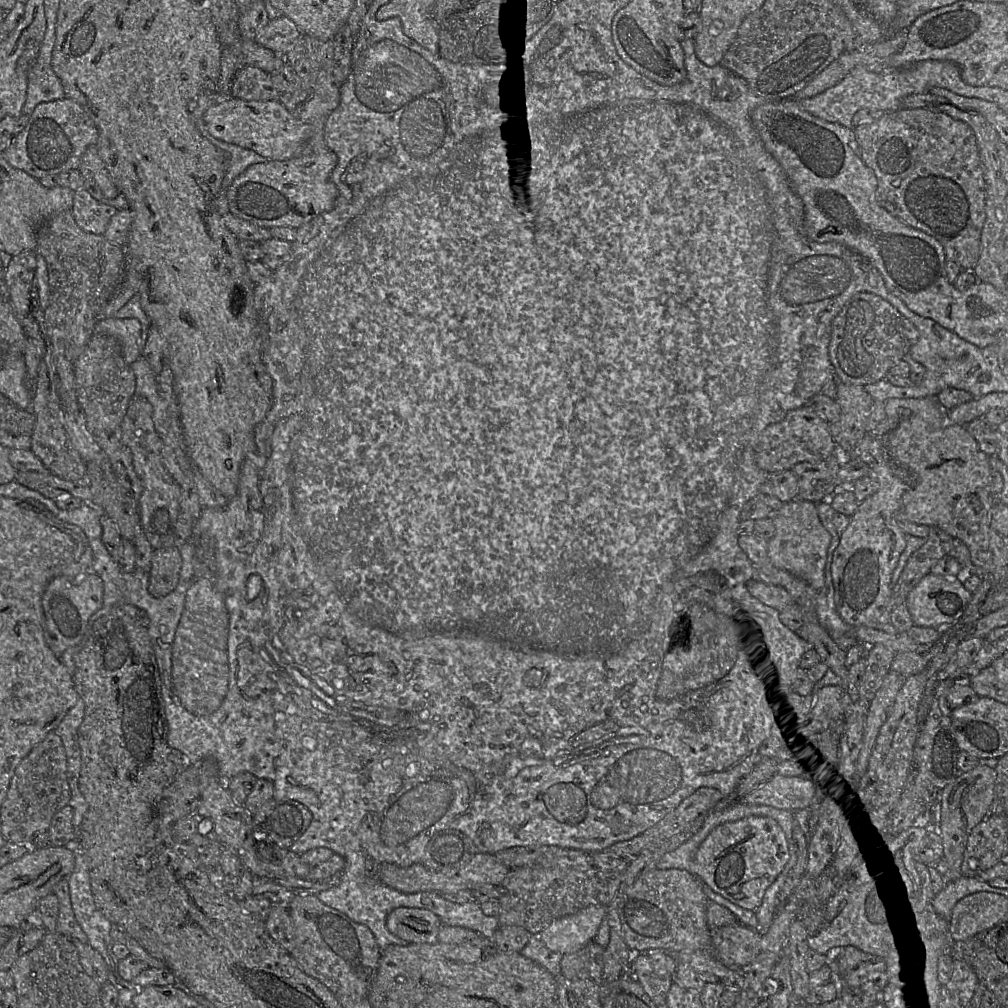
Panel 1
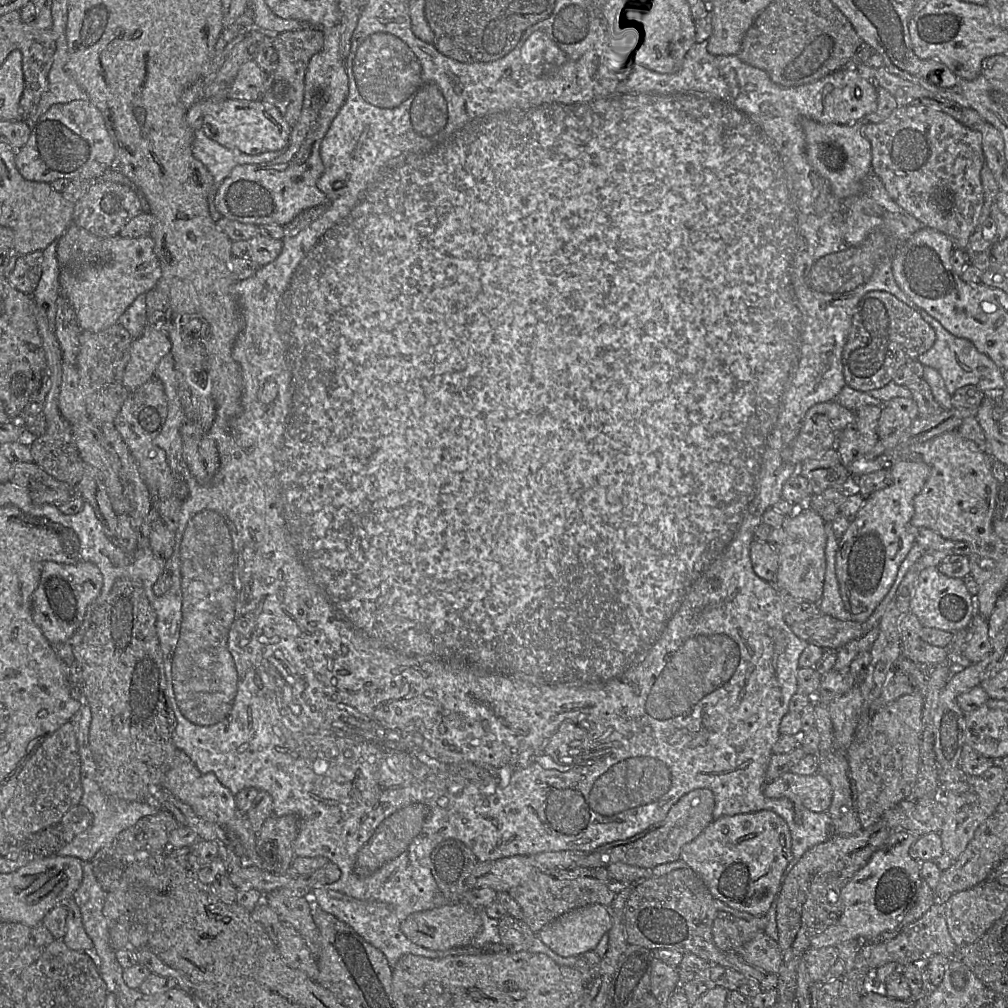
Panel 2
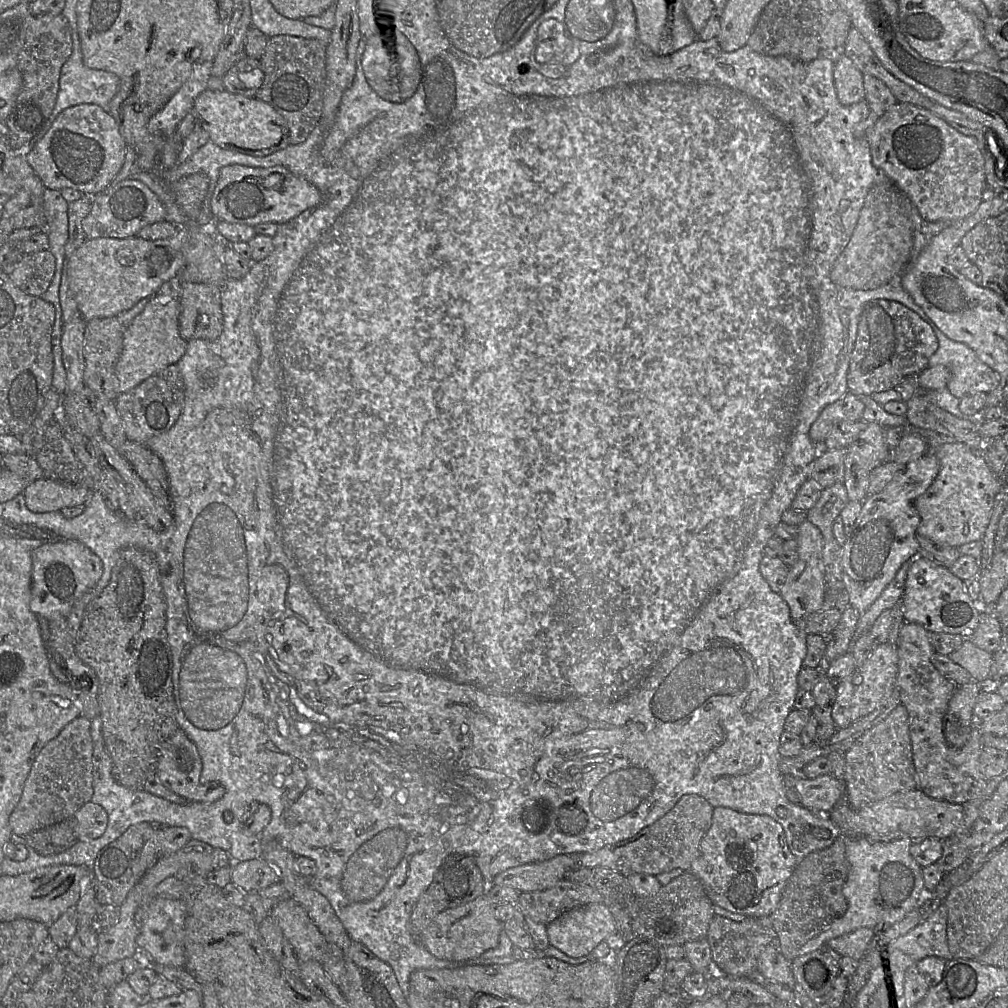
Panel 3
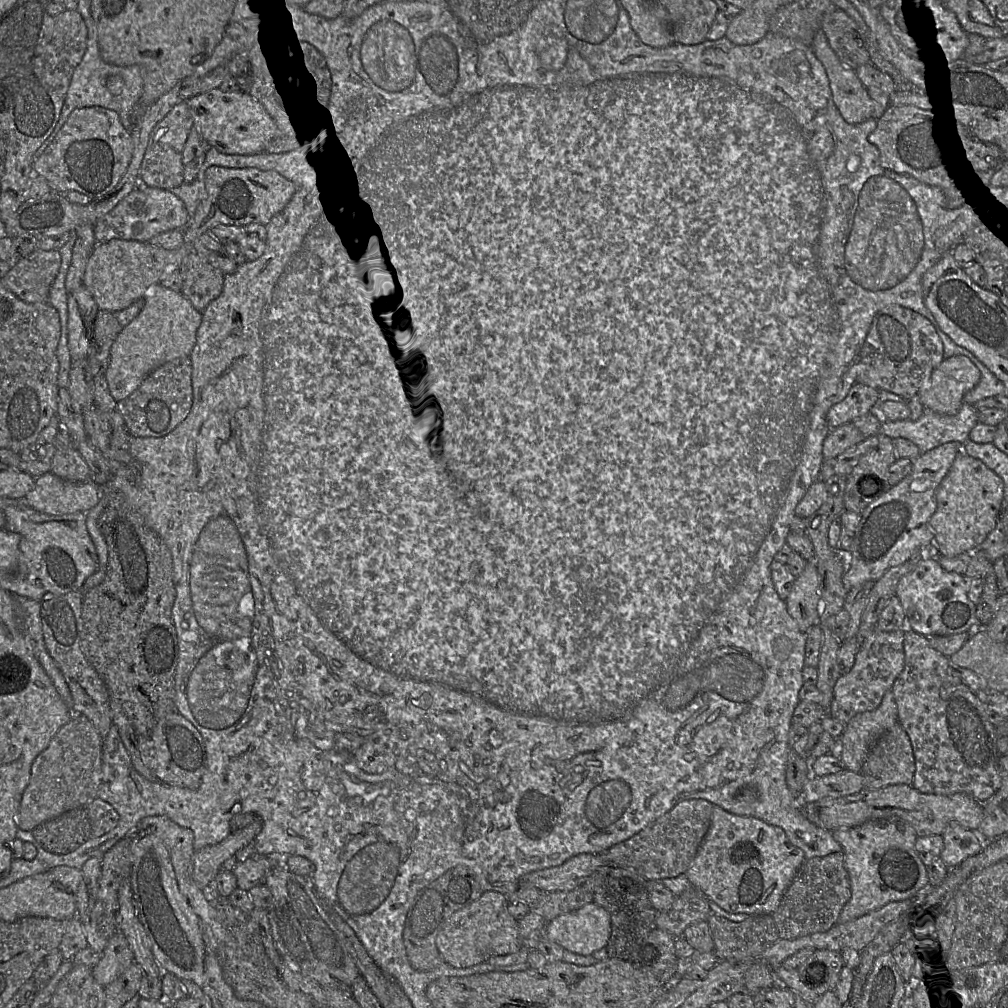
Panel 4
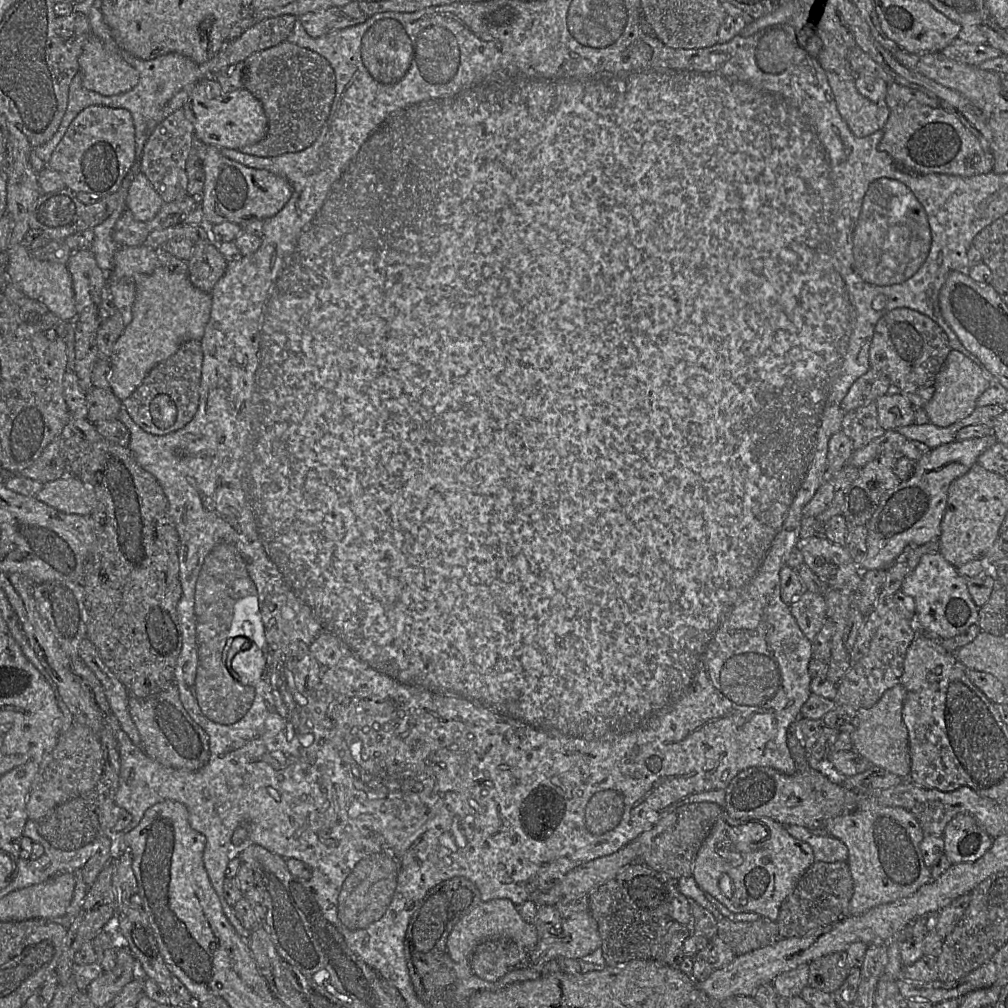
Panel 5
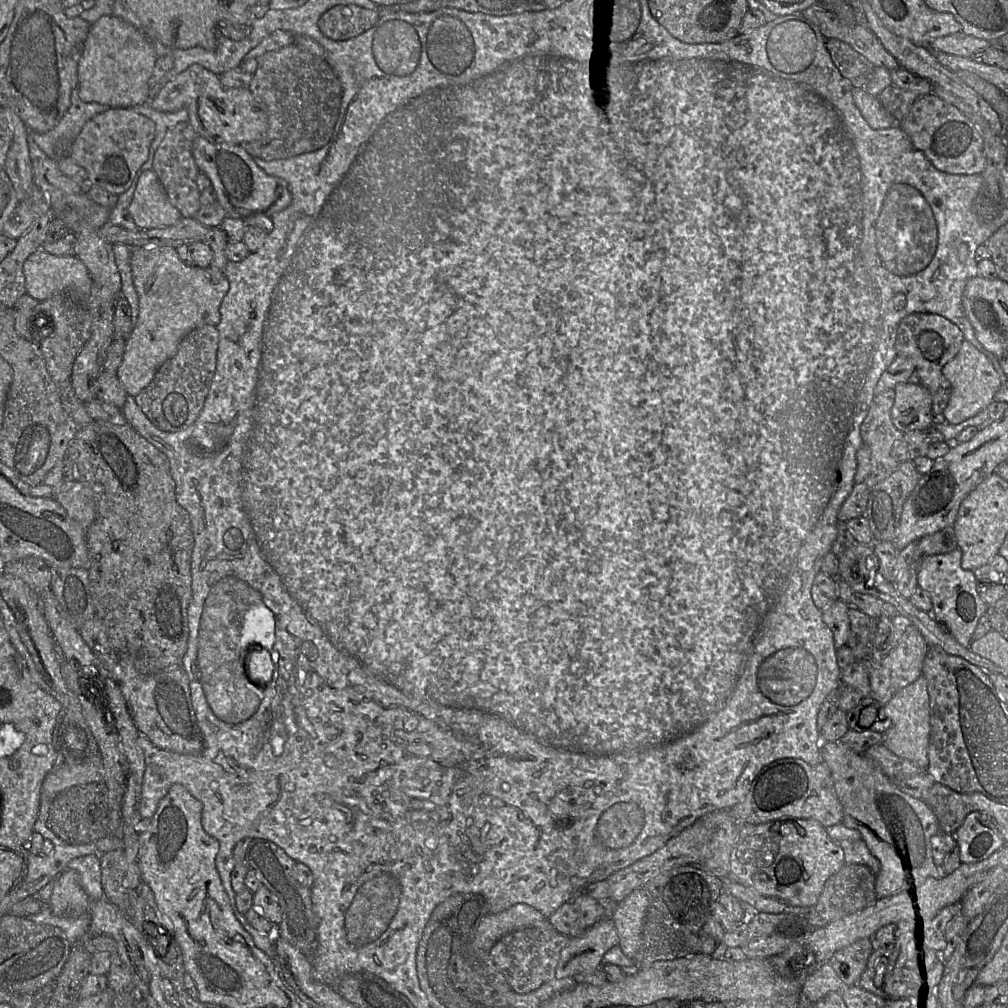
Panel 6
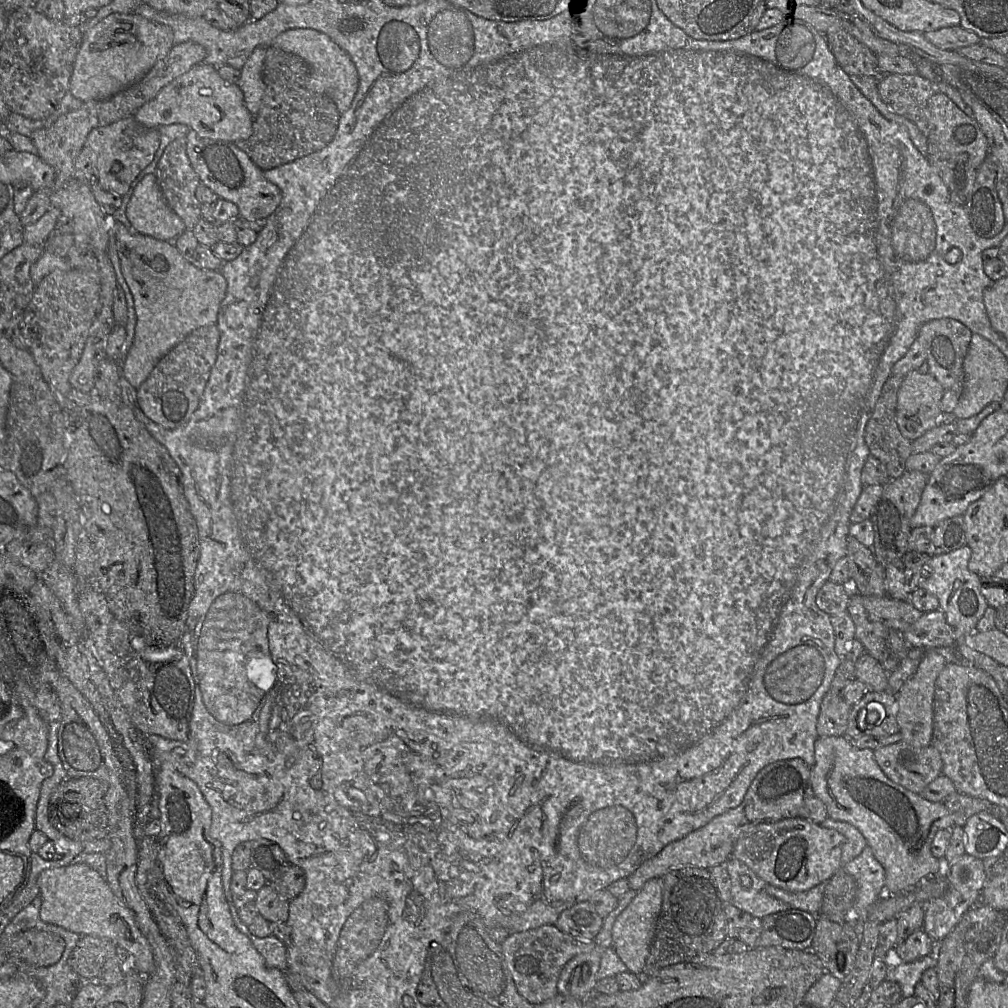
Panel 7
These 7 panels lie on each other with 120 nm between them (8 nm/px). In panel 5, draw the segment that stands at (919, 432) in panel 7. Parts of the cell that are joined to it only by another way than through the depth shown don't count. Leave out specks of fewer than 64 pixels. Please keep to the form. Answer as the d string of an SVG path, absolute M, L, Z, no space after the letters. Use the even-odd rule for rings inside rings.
M885 394L876 400L879 424L886 431L915 424L914 406L902 394Z

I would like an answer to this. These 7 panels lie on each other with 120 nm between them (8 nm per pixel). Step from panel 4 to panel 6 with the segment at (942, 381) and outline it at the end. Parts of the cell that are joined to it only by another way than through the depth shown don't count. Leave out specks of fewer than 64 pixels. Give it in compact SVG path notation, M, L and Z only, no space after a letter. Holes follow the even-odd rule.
M966 339L957 355L944 365L942 373L951 384L951 396L942 414L950 424L958 424L987 408L1003 383L989 356Z

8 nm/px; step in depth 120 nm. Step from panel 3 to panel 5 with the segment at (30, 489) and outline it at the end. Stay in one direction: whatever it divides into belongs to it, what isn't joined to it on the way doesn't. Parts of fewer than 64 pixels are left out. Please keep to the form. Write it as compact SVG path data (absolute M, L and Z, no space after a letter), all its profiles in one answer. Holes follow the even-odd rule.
M73 475L43 484L35 497L61 512L89 516L98 500L95 491Z

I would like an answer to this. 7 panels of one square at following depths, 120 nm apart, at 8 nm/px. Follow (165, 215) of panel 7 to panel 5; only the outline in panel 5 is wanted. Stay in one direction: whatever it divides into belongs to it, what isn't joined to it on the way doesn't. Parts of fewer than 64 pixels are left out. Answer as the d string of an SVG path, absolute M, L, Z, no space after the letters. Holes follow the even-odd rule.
M139 171L129 187L126 208L137 221L146 222L156 216L163 203L150 181Z

